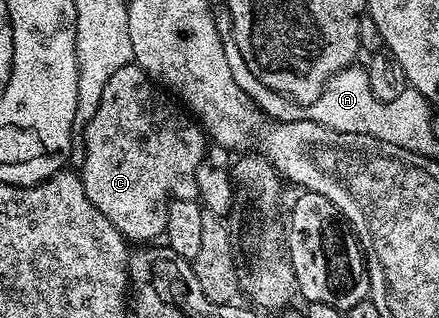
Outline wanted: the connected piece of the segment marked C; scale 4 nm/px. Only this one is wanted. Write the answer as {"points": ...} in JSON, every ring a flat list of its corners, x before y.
{"points":[[136,63,119,67,119,71,107,79,107,87,103,87,103,99,99,99,95,115,84,122,83,129,85,158,81,161,79,176,87,197,91,203,95,203,95,207,99,207,99,211,103,211,103,215,107,215,107,219,111,219,126,242,156,242,167,227,169,204,173,200,191,201,197,197,197,172,207,152,205,130]]}

